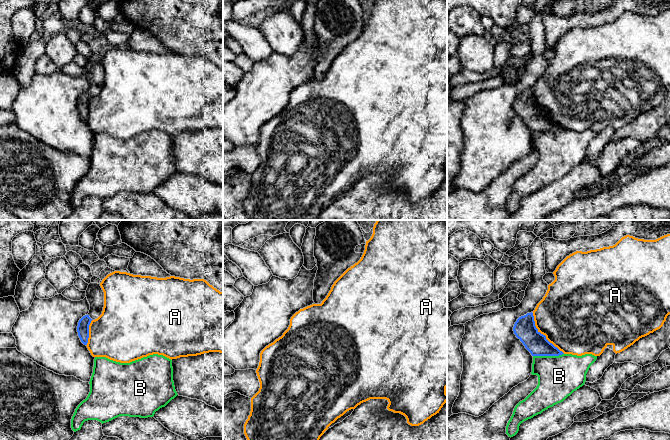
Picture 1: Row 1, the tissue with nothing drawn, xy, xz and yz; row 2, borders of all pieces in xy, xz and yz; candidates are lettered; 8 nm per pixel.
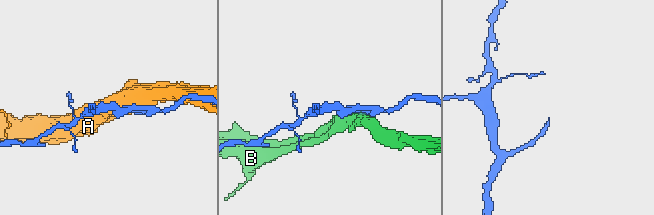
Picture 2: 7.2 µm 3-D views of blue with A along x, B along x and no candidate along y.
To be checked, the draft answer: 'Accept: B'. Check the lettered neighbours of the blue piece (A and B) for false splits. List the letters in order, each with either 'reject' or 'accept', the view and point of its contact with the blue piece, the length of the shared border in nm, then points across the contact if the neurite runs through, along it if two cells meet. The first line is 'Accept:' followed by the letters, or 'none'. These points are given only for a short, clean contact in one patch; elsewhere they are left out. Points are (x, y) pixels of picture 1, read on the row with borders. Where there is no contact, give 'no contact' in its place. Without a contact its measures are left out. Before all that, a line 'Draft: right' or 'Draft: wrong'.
Draft: wrong
Accept: none
A: reject | yz (542, 334) | 420 nm
B: reject | yz (548, 355) | 240 nm

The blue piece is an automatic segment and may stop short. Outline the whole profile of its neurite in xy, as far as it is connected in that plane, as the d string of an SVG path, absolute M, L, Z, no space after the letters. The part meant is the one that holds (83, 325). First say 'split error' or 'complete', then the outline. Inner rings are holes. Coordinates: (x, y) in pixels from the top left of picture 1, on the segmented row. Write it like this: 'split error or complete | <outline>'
split error | M90 283L86 290L86 297L90 304L89 313L83 316L77 326L78 336L84 345L87 345L89 338L89 325L92 320L97 319L103 311L104 292L98 283Z

